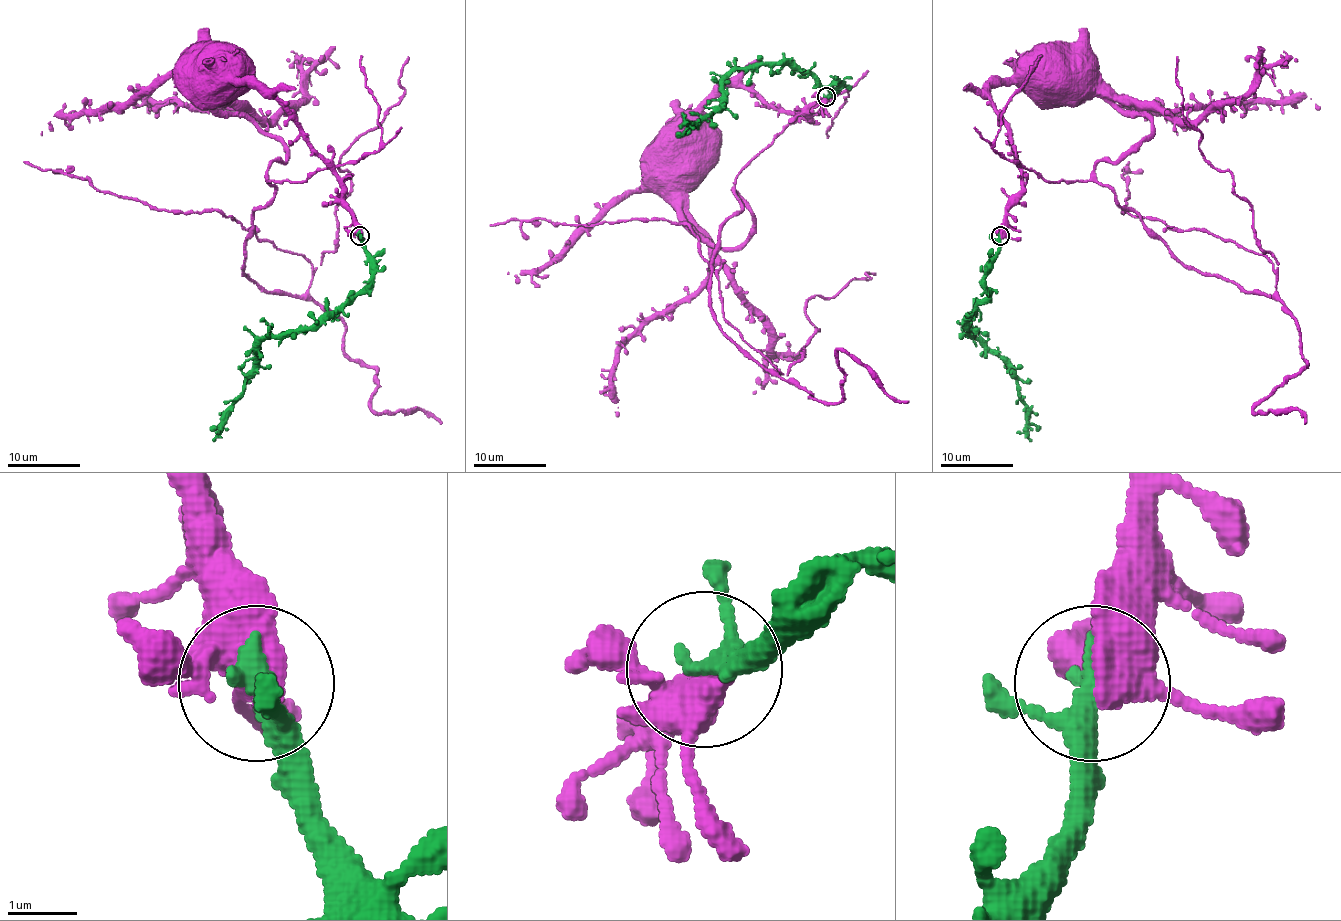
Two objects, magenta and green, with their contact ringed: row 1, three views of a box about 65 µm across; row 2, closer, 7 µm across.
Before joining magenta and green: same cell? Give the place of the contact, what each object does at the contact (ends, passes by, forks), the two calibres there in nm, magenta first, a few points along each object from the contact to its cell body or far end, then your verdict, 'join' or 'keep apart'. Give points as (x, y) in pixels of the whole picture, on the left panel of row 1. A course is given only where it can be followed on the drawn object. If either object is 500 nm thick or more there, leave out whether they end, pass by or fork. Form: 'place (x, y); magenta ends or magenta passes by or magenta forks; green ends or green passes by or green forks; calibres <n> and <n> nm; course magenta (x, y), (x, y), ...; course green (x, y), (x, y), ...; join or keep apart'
place (359, 235); magenta forks; green passes by; calibres 400 and 300 nm; course magenta (359, 236), (337, 172), (313, 148), (301, 124), (275, 99), (248, 84), (233, 84), (213, 64); course green (359, 236), (370, 280), (313, 325), (269, 335), (257, 347), (257, 364), (246, 380), (242, 397), (213, 440); join

